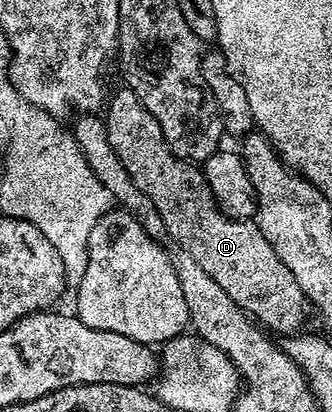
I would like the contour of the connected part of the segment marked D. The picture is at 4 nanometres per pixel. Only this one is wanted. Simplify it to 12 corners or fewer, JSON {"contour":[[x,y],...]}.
{"contour":[[133,90],[111,149],[170,240],[264,328],[298,332],[305,291],[251,219],[220,209]]}

